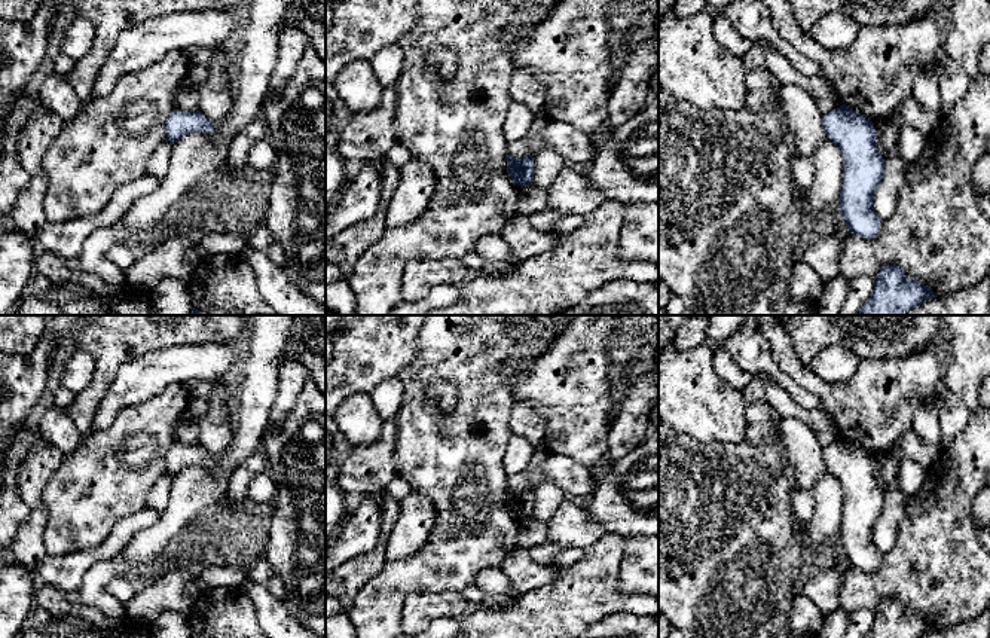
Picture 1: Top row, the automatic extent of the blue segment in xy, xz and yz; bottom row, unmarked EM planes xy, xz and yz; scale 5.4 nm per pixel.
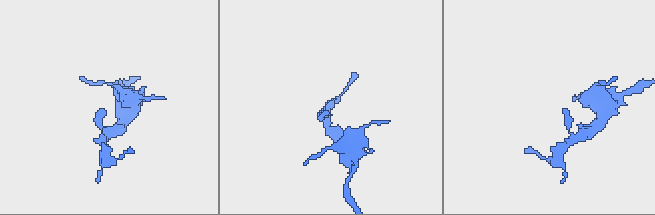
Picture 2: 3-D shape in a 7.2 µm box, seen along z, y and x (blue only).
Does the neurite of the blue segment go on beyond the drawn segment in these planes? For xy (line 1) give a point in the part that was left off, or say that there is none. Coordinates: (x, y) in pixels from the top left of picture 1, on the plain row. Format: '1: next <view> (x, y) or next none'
1: next none

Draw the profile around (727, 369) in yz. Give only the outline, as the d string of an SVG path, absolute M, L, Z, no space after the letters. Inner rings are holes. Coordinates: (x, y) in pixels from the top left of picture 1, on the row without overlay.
M724 347L714 351L712 366L721 381L739 391L746 388L754 376L751 372L743 370Z

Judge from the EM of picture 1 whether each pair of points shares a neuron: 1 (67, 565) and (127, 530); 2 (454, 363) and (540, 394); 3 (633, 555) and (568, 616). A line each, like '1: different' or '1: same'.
1: same
2: different
3: different

